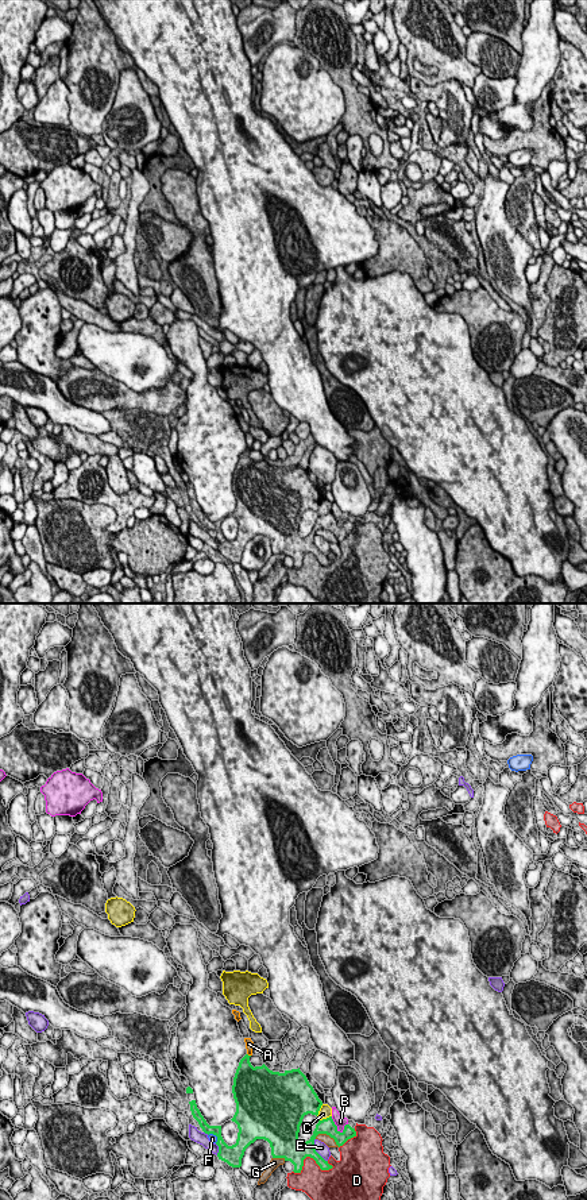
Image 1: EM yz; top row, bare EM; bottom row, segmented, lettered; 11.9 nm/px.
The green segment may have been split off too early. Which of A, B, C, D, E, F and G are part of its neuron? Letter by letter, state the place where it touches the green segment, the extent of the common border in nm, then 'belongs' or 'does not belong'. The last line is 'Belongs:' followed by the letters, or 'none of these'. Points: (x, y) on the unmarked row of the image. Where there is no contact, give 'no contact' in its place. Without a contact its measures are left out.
A: meets green in yz at (247, 450); contact 60 nm long; does not belong
B: meets green in yz at (335, 520); contact 240 nm long; does not belong
C: meets green in yz at (324, 514); contact 170 nm long; does not belong
D: meets green in yz at (311, 552); contact 500 nm long; does not belong
E: meets green in yz at (315, 546); contact 320 nm long; does not belong
F: meets green in yz at (215, 529); contact 150 nm long; does not belong
G: meets green in yz at (328, 529); contact 320 nm long; does not belong
Belongs: none of these

